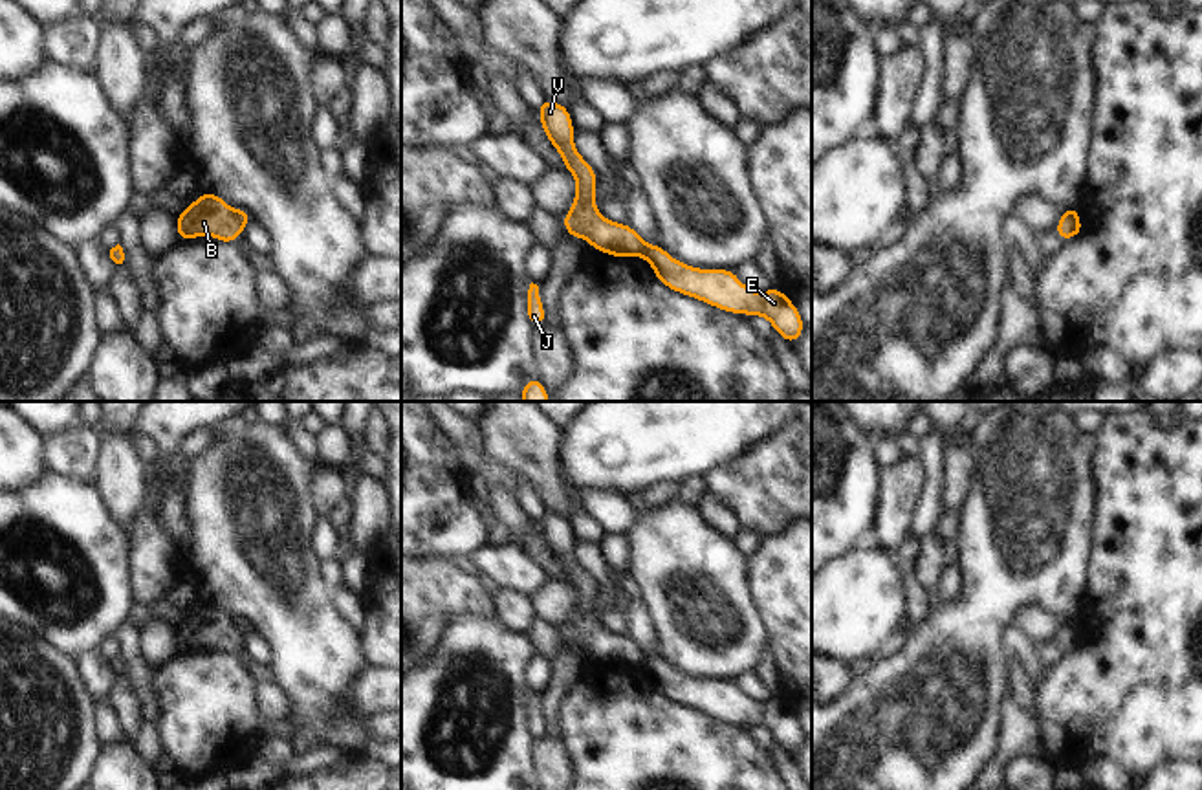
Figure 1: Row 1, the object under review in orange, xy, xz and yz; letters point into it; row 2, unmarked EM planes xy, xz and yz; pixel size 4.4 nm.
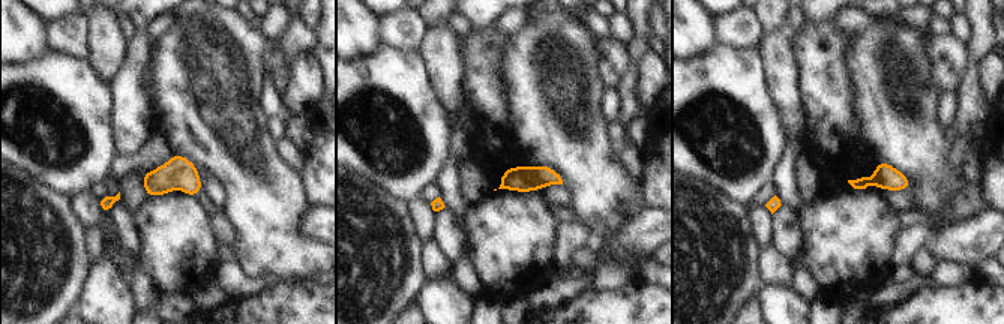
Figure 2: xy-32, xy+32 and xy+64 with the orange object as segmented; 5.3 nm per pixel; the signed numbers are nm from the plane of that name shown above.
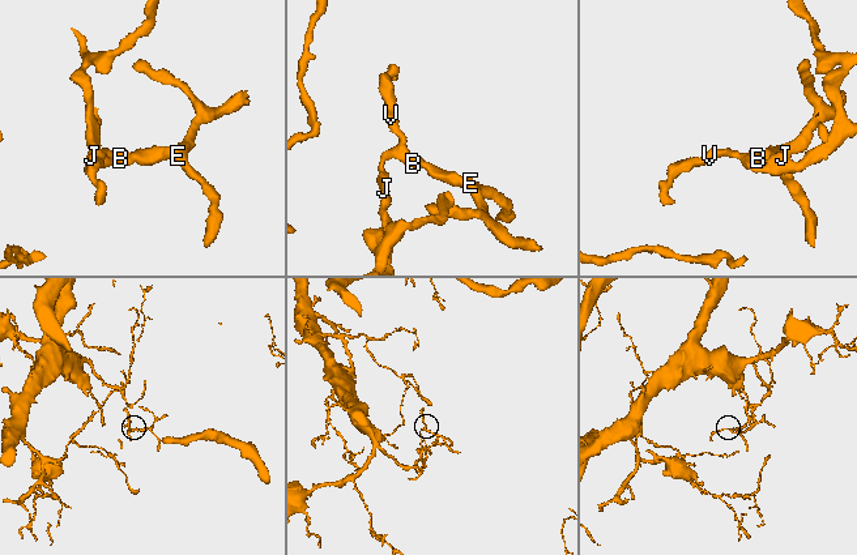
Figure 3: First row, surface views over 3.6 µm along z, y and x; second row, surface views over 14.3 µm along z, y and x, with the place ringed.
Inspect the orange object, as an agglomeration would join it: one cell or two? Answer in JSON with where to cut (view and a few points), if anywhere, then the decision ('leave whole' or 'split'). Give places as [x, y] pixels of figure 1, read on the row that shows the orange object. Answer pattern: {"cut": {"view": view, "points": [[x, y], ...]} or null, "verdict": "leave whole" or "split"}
{"cut": {"view": "xz", "points": [[645, 244], [640, 255]]}, "verdict": "split"}

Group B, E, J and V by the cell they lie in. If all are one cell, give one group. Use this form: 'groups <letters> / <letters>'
groups B J V / E

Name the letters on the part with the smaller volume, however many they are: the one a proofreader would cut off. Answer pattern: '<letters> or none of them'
E

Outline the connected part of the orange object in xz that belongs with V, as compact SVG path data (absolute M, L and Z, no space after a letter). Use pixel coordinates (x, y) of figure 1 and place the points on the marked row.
M544 99L537 106L542 130L548 141L561 154L564 167L575 178L575 200L570 213L561 218L570 236L586 238L592 249L610 257L641 257L645 242L630 225L610 222L594 205L597 174L592 165L581 158L574 145L575 128L570 110L555 101Z

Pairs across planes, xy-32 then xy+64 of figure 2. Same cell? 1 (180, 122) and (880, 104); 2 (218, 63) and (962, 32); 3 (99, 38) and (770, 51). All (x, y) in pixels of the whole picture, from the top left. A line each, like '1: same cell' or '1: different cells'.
1: same cell
2: different cells
3: same cell

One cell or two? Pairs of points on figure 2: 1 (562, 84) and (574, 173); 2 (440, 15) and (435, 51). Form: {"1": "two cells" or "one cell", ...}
{"1": "one cell", "2": "two cells"}

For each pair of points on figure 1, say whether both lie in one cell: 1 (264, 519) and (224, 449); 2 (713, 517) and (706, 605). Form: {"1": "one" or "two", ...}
{"1": "one", "2": "two"}

